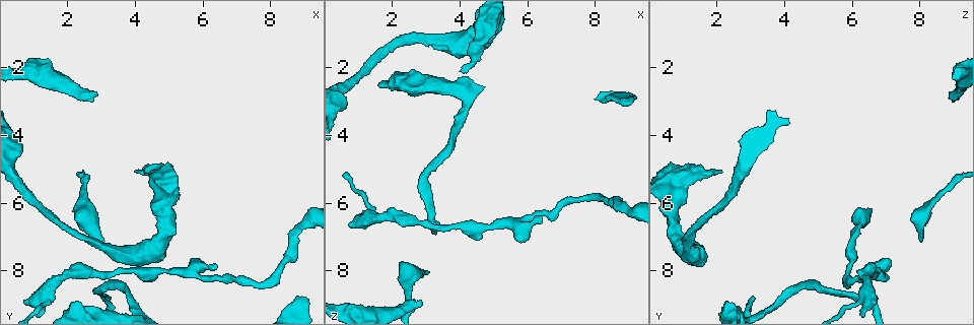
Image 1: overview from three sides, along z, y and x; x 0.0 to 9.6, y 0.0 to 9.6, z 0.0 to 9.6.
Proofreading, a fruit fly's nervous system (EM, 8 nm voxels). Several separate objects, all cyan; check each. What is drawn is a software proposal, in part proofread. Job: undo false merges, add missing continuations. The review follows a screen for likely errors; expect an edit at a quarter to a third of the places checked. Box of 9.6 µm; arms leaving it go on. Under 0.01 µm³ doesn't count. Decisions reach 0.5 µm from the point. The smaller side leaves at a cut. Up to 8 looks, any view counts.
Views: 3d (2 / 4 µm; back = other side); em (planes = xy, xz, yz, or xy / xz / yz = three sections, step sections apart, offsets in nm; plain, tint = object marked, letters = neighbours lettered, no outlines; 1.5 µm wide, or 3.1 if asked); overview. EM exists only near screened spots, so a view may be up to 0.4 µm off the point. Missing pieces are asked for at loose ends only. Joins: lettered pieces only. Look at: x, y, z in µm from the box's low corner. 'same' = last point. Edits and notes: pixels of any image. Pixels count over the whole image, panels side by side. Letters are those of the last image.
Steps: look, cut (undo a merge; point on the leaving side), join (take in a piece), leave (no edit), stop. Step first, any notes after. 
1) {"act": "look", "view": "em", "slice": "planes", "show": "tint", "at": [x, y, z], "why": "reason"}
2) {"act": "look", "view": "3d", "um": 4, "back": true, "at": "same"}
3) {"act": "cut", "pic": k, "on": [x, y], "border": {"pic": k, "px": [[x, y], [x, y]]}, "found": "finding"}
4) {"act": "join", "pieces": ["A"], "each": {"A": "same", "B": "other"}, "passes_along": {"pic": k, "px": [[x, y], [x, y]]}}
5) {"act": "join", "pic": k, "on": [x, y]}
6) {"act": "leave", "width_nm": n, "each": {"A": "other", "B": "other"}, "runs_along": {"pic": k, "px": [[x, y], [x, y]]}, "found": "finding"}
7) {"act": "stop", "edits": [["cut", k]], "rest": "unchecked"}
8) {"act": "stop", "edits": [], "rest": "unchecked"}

{"act": "look", "view": "3d", "um": 2, "at": [9.05, 8.85, 3.05], "why": "thin end"}

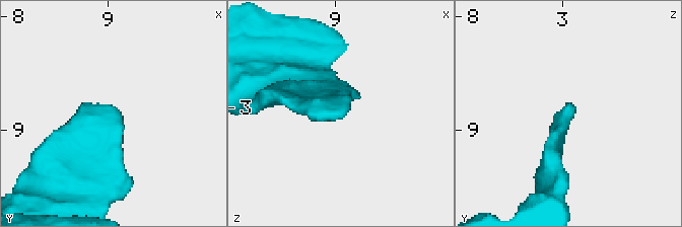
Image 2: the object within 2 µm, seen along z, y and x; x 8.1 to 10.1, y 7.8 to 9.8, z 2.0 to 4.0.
{"act": "look", "view": "em", "slice": "xy", "step": 8, "show": "tint", "at": [9.08, 8.86, 3.06], "why": "shape alone is not enough"}

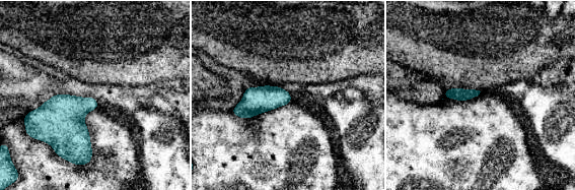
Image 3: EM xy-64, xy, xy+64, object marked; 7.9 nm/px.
{"act": "look", "view": "em", "slice": "xy", "step": 8, "show": "letters", "at": "same", "why": "see the neighbours"}

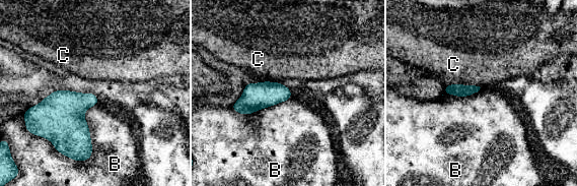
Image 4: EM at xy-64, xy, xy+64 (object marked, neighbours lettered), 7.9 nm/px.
{"act": "leave", "each": {"B": "other", "C": "other"}, "border": {"pic": 4, "px": [[98, 103], [39, 136]]}, "found": "no lettered piece goes on from it"}

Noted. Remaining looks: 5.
{"act": "look", "view": "3d", "um": 4, "at": [6.35, 7.90, 6.45], "why": "an open end"}

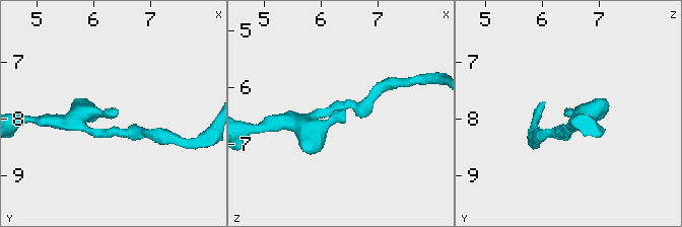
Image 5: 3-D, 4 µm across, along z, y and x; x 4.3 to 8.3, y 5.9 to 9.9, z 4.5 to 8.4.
{"act": "look", "view": "em", "slice": "xz", "step": 8, "show": "tint", "at": [6.40, 7.80, 6.40], "why": "now the EM"}

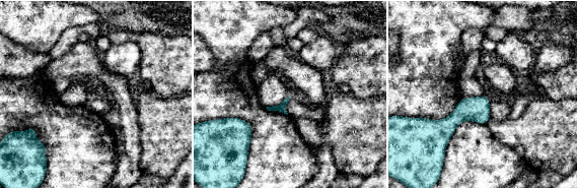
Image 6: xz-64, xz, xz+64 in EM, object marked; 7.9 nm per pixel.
{"act": "look", "view": "em", "slice": "planes", "show": "letters", "at": "same"}

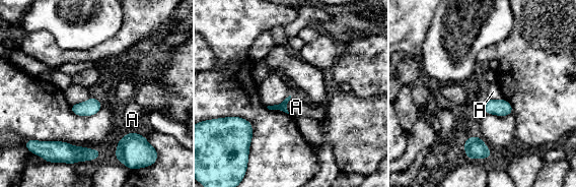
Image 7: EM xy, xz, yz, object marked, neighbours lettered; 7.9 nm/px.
{"act": "leave", "each": {"A": "other"}, "border": {"pic": 7, "px": [[485, 97], [491, 100], [503, 99]]}, "found": "none of them fits"}

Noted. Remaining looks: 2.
{"act": "look", "view": "em", "slice": "xy", "step": 8, "show": "letters", "at": [8.85, 6.80, 6.10], "why": "narrows sharply"}

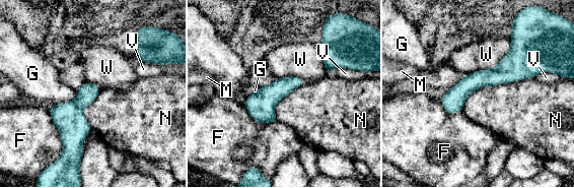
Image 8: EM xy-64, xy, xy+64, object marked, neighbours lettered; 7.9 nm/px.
{"act": "leave", "width_nm": 150, "each": {"F": "other", "G": "other", "M": "other", "N": "other", "V": "other", "W": "other"}, "found": "all the same neuron"}

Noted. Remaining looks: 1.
{"act": "stop", "edits": [], "rest": "unchecked"}

